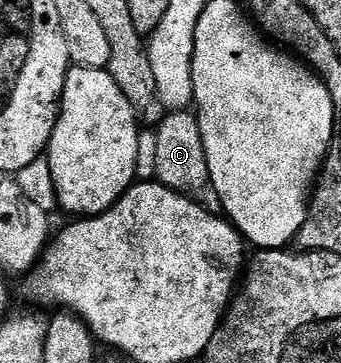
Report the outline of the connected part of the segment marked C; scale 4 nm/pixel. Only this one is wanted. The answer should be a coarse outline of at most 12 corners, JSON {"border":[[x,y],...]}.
{"border":[[193,111],[156,125],[157,183],[219,207]]}

